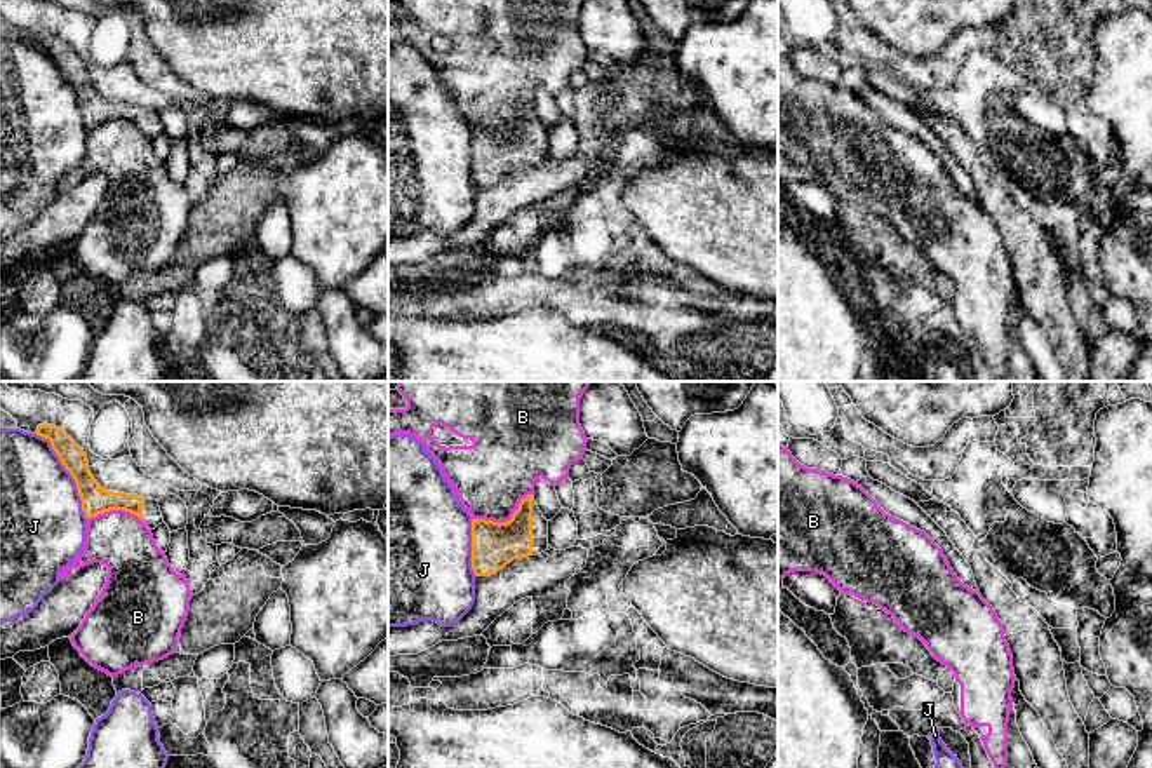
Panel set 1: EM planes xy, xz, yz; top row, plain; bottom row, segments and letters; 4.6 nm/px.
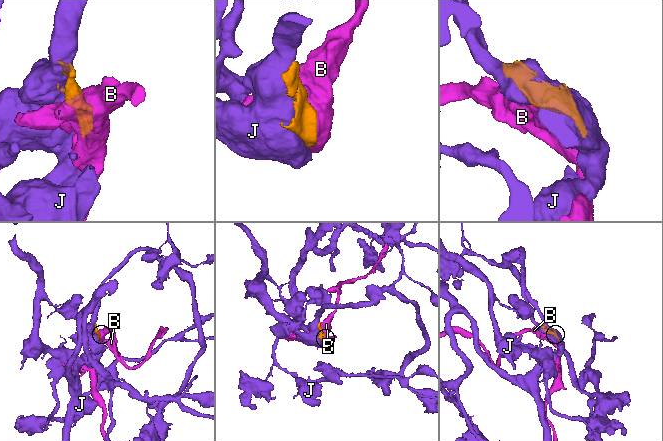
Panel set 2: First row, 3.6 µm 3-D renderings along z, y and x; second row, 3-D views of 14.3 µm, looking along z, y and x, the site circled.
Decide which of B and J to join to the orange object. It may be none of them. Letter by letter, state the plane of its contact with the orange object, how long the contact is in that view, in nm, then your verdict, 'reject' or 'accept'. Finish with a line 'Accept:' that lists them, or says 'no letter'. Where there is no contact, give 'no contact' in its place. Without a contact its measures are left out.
B: contact in xz; length 320 nm; reject
J: contact in xy; length 460 nm; reject
Accept: no letter

